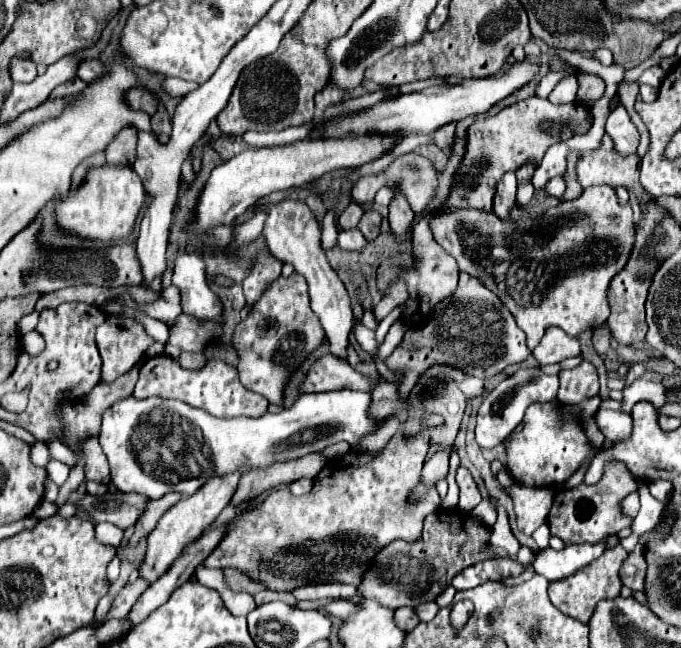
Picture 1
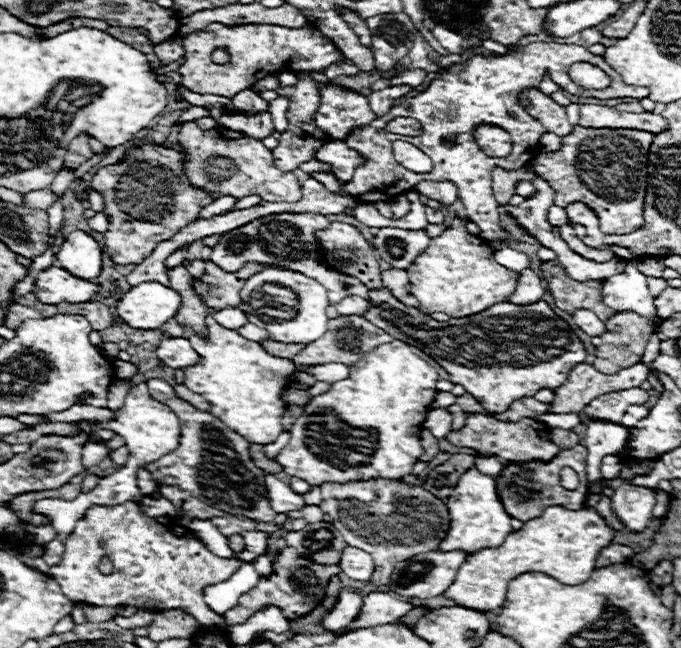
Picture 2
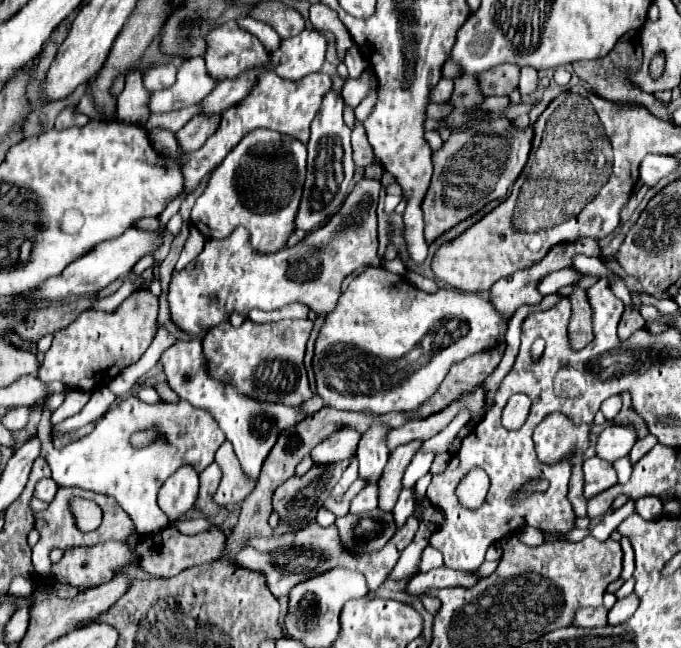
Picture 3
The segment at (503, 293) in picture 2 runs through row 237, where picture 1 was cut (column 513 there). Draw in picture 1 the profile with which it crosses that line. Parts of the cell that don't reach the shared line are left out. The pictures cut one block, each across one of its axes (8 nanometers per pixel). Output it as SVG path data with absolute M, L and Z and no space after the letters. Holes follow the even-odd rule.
M551 402L534 403L526 408L524 427L518 436L506 440L506 452L506 468L516 482L528 486L560 486L564 480L568 480L568 476L572 476L572 472L576 472L576 468L580 468L586 458L592 456L592 450L588 448L588 438L584 436L584 428L578 416L556 410ZM560 418L576 418L576 422L558 426Z

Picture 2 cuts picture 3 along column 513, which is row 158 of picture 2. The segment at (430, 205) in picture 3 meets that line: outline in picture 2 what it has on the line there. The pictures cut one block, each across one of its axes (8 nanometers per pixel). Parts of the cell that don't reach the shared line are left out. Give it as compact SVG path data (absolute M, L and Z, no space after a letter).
M144 144L118 164L100 168L90 186L104 196L102 212L110 222L104 232L106 252L120 266L138 266L144 262L160 242L172 238L180 228L194 222L202 208L216 200L202 188L190 184L184 172L184 154L158 144Z

